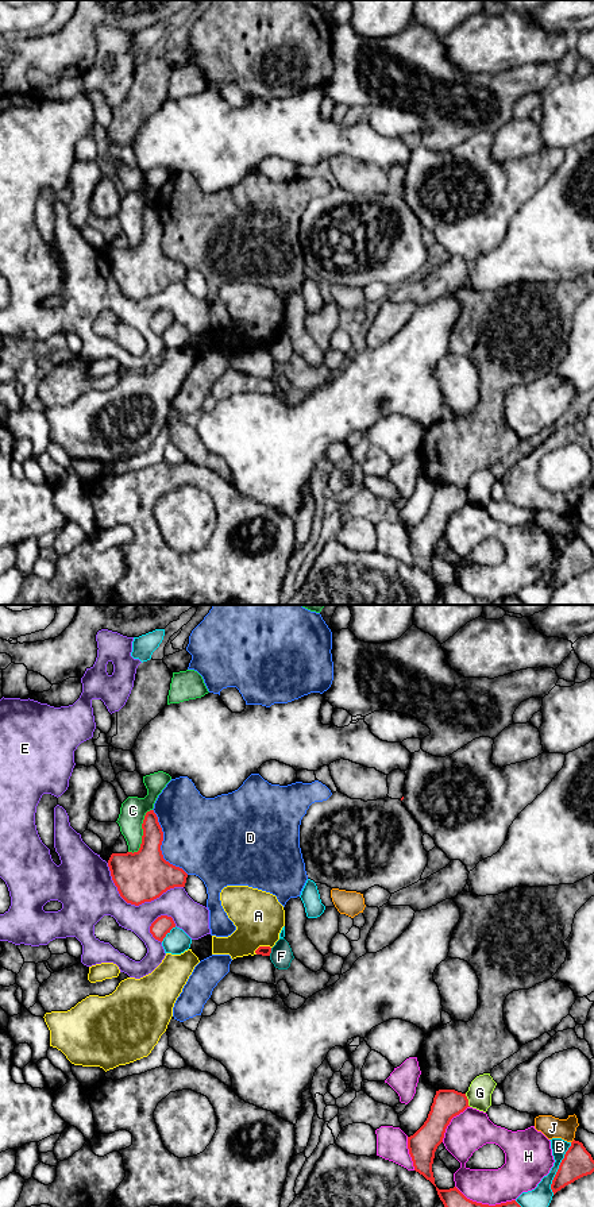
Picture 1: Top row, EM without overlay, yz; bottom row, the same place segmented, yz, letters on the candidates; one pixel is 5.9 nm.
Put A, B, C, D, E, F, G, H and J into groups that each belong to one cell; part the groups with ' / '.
A / B / C / D / E / F / G / H / J

